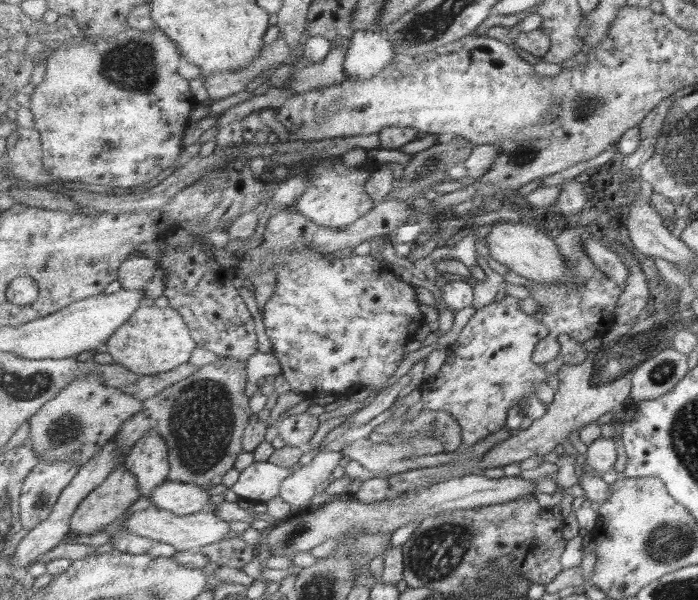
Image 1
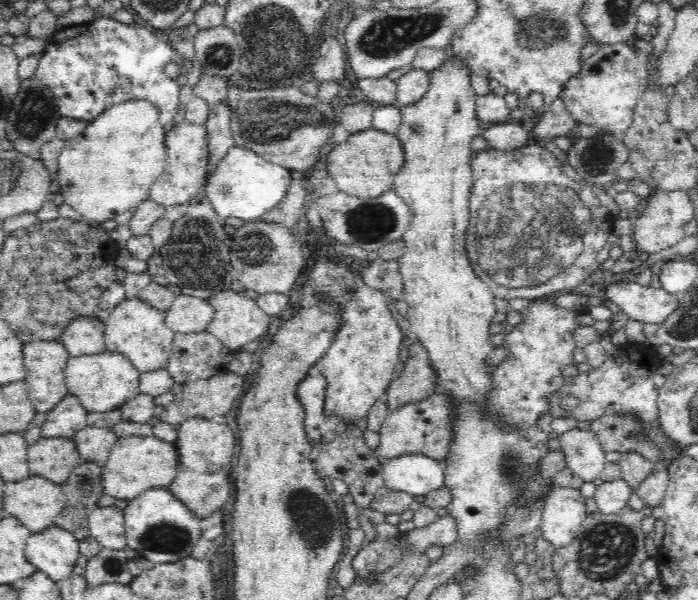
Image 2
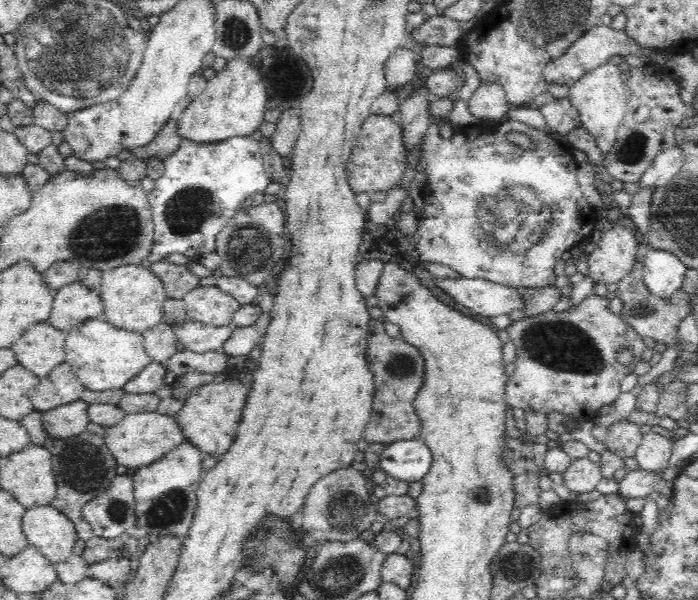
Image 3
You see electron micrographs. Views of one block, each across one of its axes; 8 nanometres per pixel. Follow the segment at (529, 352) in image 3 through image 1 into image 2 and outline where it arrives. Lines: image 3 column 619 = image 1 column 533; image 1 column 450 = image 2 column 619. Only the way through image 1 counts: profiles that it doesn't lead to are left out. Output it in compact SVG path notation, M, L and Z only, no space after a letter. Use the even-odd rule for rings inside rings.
M627 341L625 344L616 346L616 350L616 355L607 354L606 362L600 368L592 368L590 372L582 372L577 376L565 378L562 390L558 390L558 393L550 400L552 418L574 417L580 421L593 421L607 414L634 413L649 426L650 439L662 447L665 455L670 455L670 446L666 446L662 440L662 433L658 433L660 430L658 427L658 390L652 380L653 375L660 372L658 366L662 362L660 359L650 360L654 348L645 343L636 344ZM568 394L578 398L578 406L574 410L564 410L560 406L560 400Z

